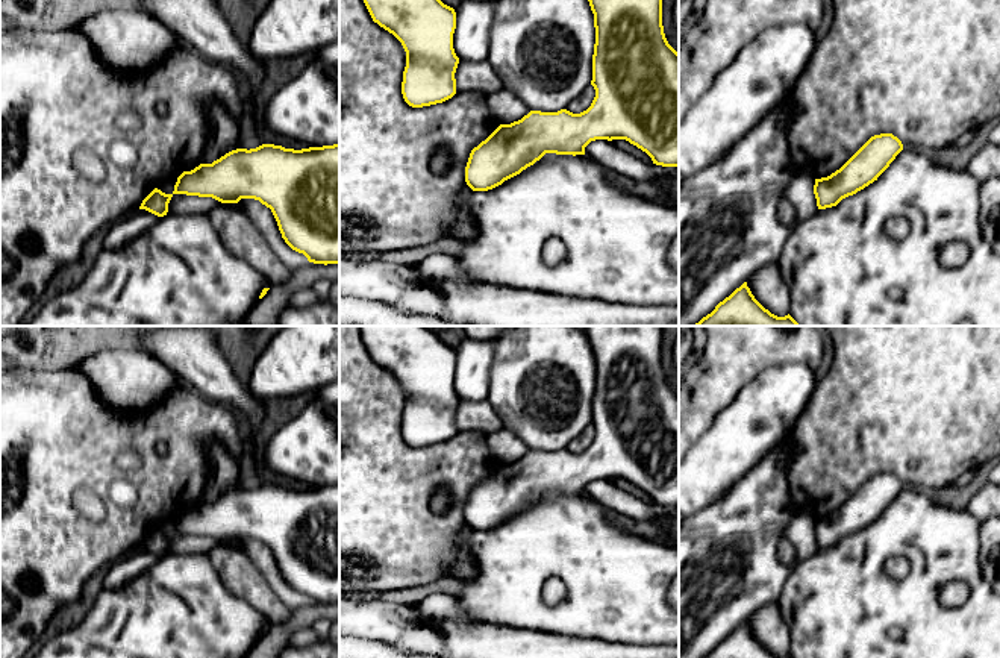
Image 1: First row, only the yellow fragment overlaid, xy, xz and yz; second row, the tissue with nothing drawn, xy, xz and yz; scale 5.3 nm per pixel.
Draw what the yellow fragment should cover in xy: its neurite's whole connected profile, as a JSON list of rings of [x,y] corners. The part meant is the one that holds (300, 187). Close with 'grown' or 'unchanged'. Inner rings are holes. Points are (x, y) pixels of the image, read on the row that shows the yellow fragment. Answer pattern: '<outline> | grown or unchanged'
[[[339,143],[302,150],[274,144],[262,144],[250,150],[236,149],[212,164],[200,164],[191,171],[183,171],[177,177],[173,194],[212,197],[221,203],[238,203],[241,199],[259,200],[271,209],[282,238],[292,250],[303,253],[314,264],[339,264]]] | unchanged

